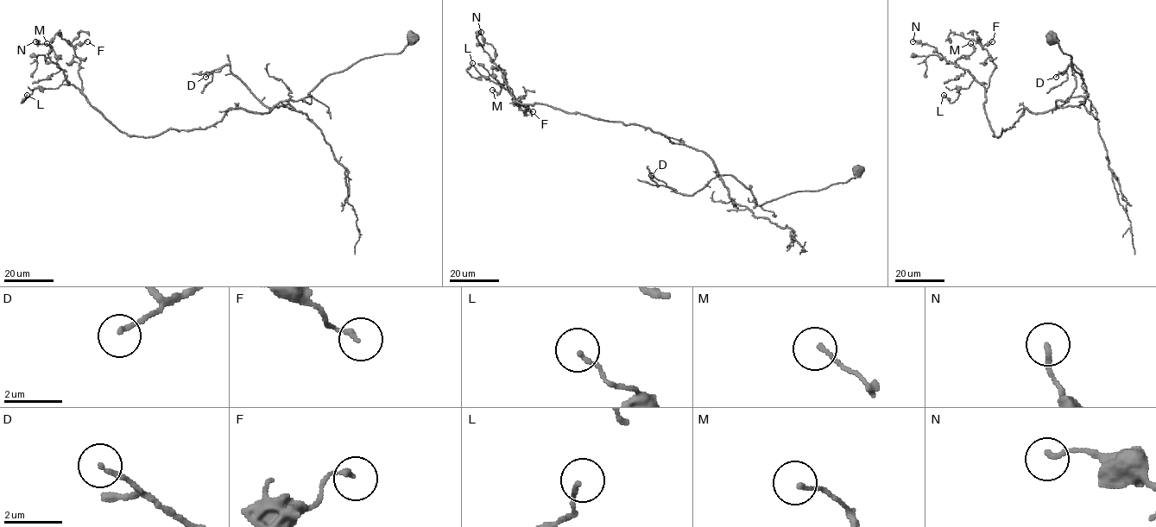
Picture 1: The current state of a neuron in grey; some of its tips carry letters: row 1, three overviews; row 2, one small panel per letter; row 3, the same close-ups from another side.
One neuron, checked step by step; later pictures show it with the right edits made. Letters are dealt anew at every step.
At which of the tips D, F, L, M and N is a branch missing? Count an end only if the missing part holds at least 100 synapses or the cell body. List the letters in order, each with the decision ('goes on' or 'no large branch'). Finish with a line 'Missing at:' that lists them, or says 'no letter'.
D: no large branch
F: no large branch
L: no large branch
M: no large branch
N: no large branch
Missing at: no letter

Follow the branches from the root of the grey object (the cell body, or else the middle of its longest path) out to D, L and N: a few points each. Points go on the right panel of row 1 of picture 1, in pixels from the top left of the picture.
D: (1051, 37), (1071, 57), (1086, 95), (1057, 100), (1056, 107), (1070, 97), (1076, 79), (1070, 65), (1056, 77)
L: (1051, 37), (1086, 95), (1024, 109), (996, 137), (981, 83), (958, 88), (951, 103), (944, 95)
N: (1051, 37), (1086, 95), (1024, 109), (999, 137), (984, 86), (912, 41)

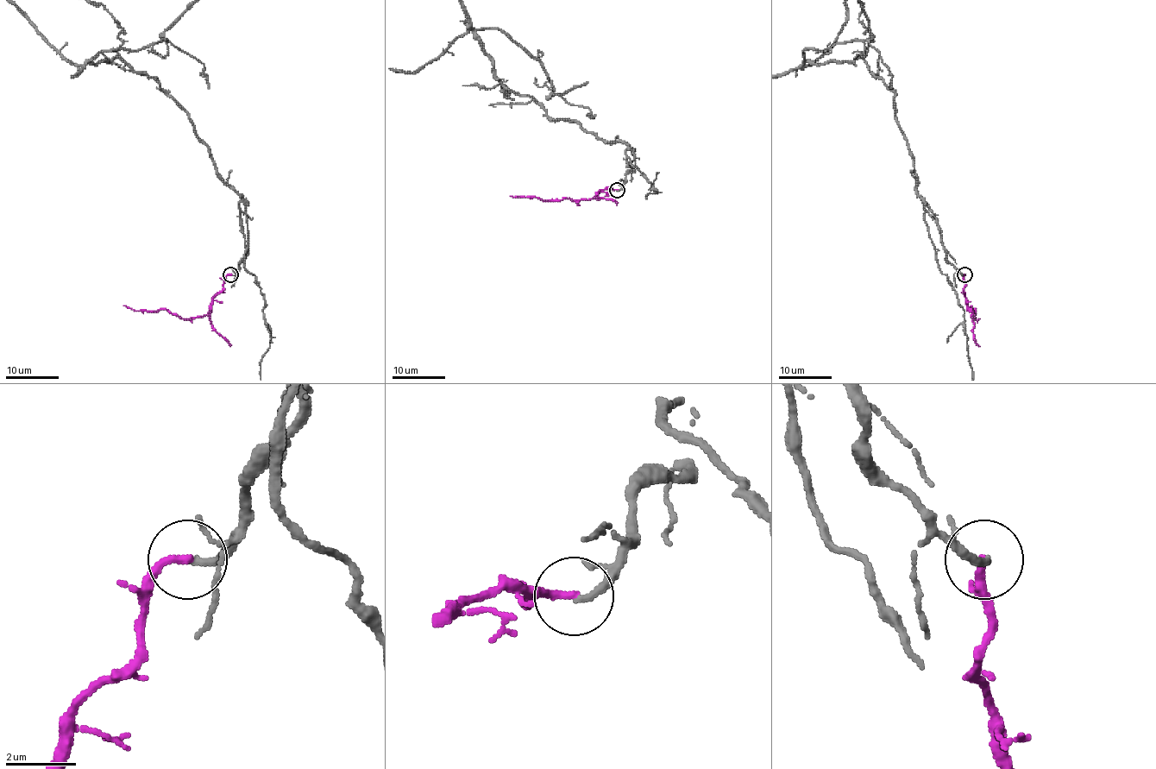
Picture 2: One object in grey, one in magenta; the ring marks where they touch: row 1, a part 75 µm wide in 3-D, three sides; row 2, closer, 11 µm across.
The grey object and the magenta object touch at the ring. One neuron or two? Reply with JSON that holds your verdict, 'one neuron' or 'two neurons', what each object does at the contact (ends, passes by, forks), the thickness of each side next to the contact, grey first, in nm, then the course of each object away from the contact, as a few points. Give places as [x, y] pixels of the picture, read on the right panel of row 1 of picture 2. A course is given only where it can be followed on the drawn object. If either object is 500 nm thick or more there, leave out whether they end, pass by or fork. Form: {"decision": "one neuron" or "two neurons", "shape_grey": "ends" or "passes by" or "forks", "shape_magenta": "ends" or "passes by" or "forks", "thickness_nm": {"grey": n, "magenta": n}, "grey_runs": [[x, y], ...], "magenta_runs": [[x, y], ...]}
{"decision": "one neuron", "shape_grey": "ends", "shape_magenta": "ends", "thickness_nm": {"grey": 180, "magenta": 240}, "grey_runs": [[965, 275], [916, 190], [894, 93], [861, 58], [806, 60], [866, 40], [869, 20]], "magenta_runs": [[964, 275], [964, 290], [973, 318], [975, 309], [972, 311], [970, 305]]}

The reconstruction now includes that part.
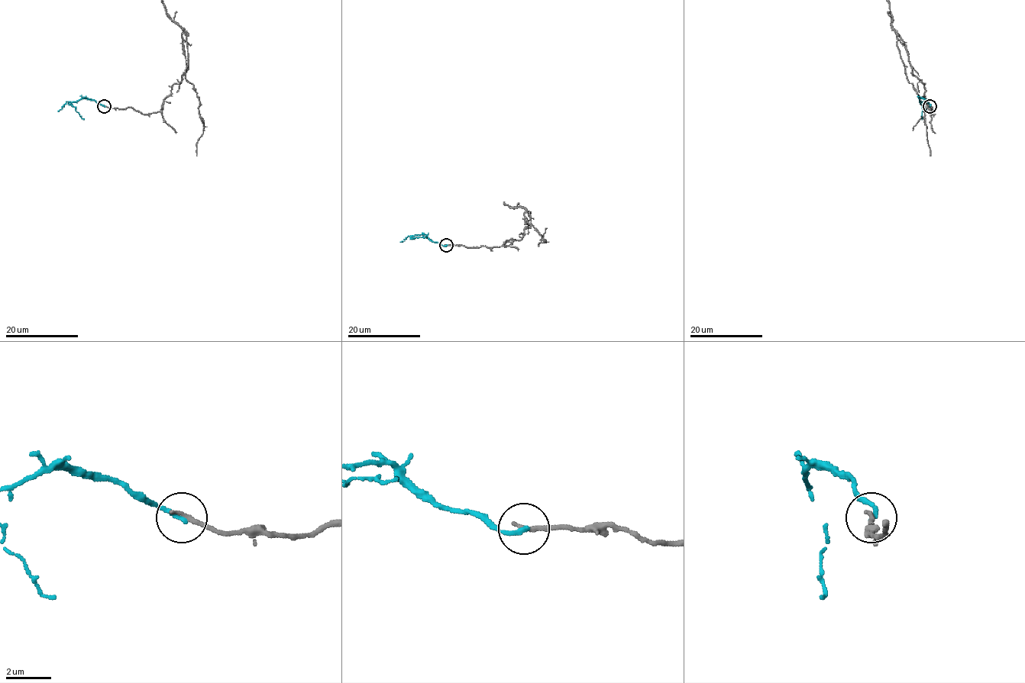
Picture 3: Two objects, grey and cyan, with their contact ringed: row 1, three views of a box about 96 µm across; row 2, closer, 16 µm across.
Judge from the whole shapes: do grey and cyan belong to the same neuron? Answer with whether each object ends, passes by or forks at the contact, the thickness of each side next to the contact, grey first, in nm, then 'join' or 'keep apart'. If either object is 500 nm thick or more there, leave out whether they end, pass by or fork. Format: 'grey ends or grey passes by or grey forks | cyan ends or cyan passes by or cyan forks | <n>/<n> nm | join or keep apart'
grey ends | cyan ends | 200/200 nm | keep apart

